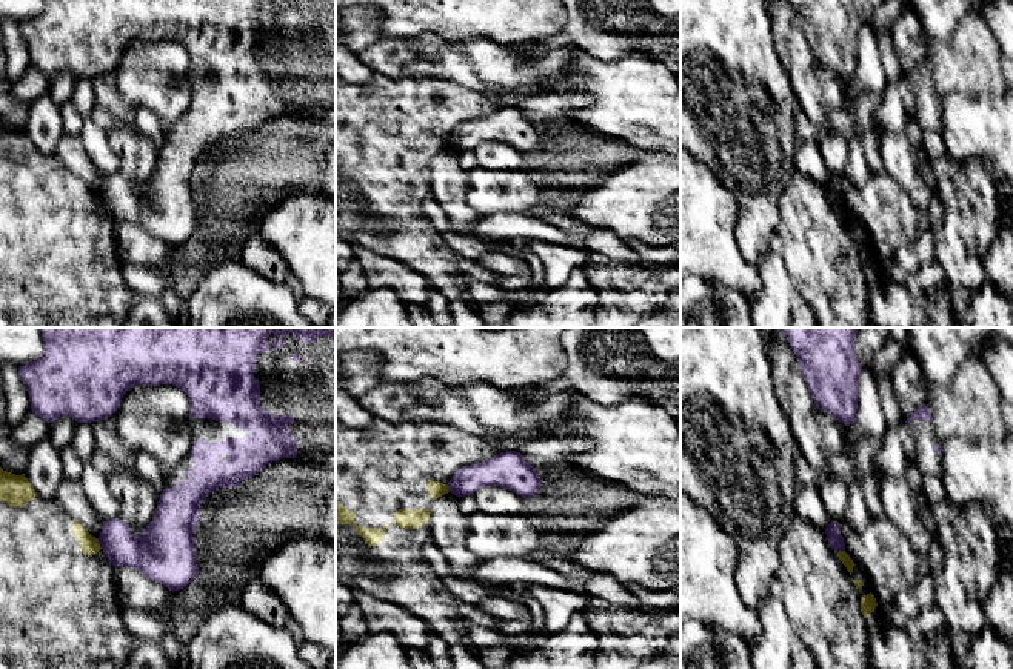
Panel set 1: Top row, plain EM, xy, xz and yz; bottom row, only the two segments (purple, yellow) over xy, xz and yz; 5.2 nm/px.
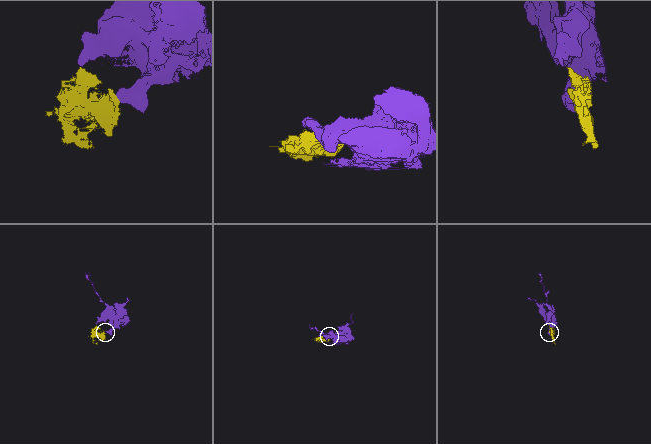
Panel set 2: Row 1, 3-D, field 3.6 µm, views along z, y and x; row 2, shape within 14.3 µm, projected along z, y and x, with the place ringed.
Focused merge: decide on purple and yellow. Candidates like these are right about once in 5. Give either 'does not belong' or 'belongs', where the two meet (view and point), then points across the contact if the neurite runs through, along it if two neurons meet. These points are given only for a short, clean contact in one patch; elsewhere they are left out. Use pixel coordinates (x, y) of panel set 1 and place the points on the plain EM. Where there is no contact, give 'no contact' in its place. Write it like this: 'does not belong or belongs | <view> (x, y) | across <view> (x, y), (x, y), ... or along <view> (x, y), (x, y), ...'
does not belong | xy (99, 199) | along xy (96, 194), (102, 203)

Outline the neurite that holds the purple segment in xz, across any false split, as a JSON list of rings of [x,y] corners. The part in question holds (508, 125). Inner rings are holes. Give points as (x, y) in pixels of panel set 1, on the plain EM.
[[[506,106],[486,117],[474,118],[459,125],[450,135],[450,148],[456,152],[473,151],[485,141],[500,141],[520,151],[534,151],[540,143],[542,134],[536,123],[525,117],[520,108]]]

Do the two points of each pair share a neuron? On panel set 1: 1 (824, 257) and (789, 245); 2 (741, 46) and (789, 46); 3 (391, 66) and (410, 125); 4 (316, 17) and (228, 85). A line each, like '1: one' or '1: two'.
1: one
2: two
3: two
4: one

